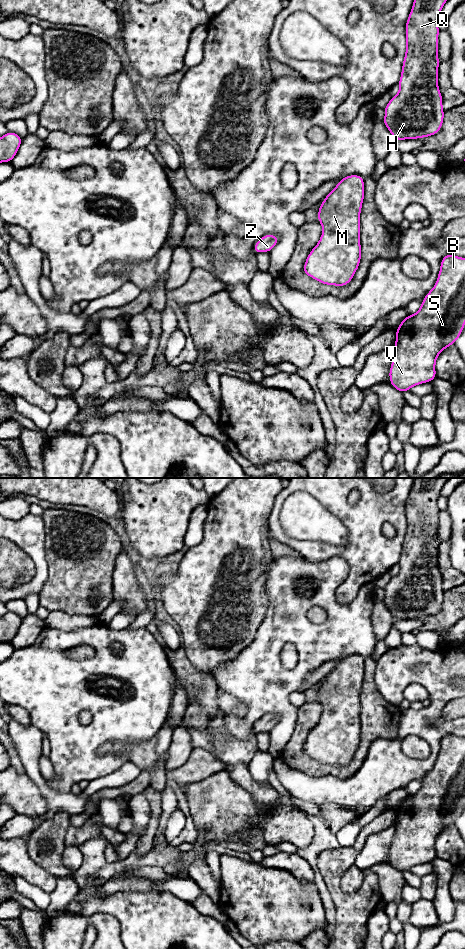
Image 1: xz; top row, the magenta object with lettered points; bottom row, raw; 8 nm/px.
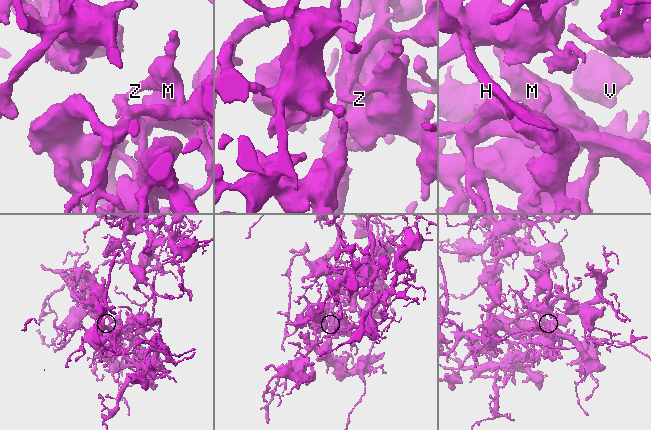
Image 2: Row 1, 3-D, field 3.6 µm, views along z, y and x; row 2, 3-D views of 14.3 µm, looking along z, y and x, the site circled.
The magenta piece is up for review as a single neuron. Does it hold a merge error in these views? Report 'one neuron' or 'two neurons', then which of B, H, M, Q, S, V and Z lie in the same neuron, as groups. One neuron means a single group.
one neuron; B H M Q S V Z

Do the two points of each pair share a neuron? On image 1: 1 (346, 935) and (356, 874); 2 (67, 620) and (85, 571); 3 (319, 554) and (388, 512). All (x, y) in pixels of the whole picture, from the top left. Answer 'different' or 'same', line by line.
1: different
2: different
3: same

